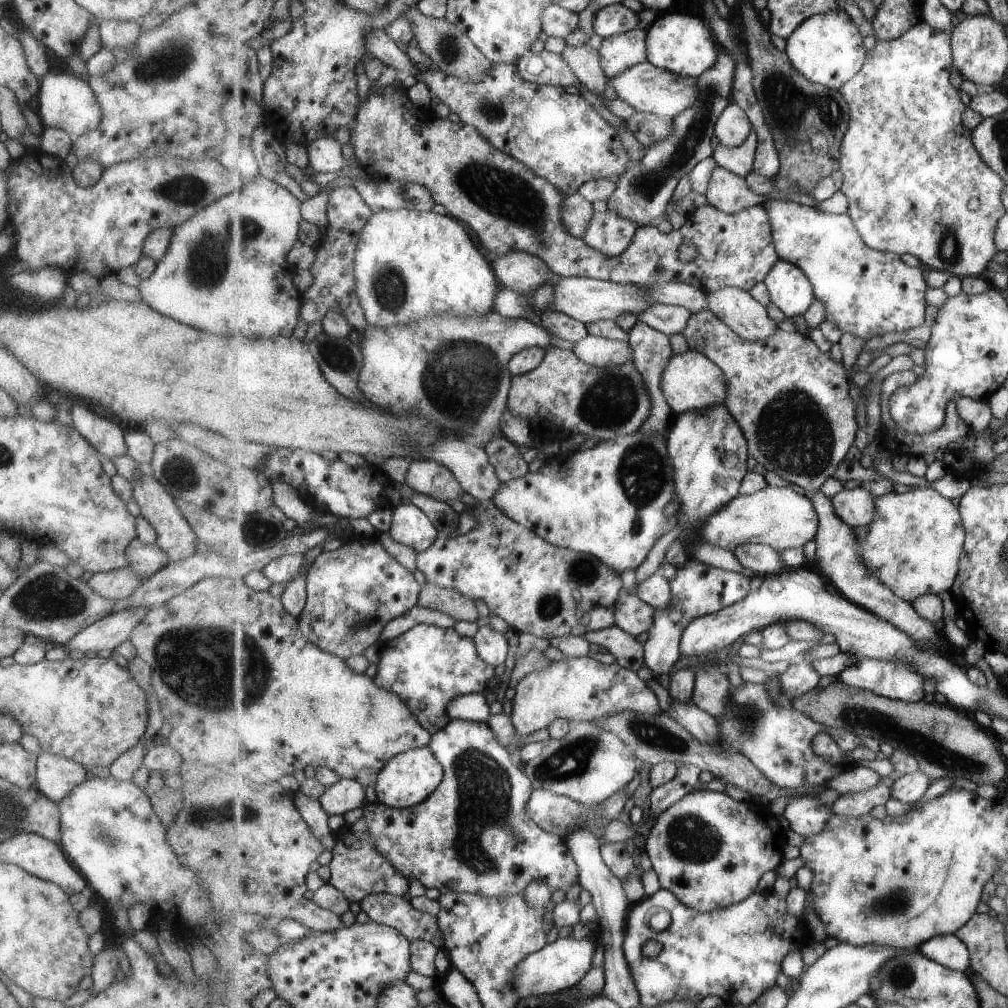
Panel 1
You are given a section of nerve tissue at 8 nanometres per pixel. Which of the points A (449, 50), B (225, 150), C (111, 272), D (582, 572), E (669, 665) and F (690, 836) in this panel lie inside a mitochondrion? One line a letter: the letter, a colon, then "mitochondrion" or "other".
A: mitochondrion
B: other
C: other
D: mitochondrion
E: other
F: mitochondrion

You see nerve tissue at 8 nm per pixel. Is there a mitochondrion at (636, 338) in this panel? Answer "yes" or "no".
no

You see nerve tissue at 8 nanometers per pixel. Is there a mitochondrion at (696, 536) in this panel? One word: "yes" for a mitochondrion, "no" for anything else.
no

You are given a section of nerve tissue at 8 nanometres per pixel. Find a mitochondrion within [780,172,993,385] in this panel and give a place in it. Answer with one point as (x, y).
(948, 248)

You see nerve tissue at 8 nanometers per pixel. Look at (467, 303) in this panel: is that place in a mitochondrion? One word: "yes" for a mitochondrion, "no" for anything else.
no

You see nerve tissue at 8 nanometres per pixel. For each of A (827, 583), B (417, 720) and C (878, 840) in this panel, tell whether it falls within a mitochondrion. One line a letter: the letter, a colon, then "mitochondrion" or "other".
A: other
B: other
C: other

